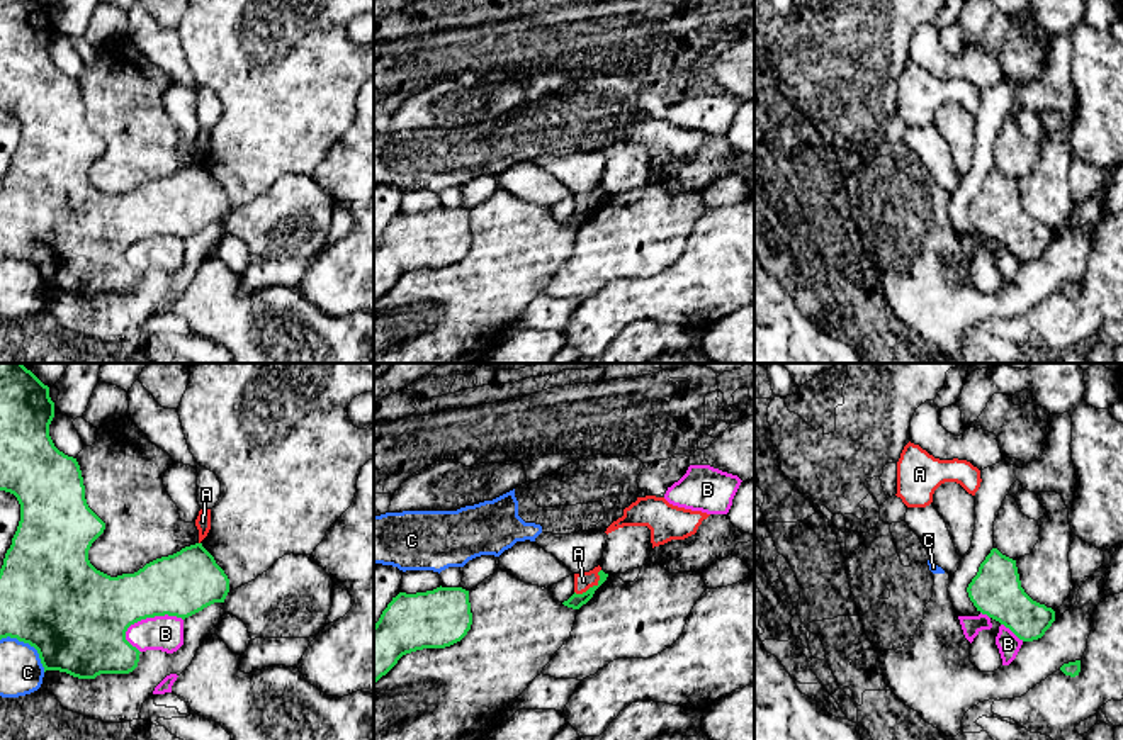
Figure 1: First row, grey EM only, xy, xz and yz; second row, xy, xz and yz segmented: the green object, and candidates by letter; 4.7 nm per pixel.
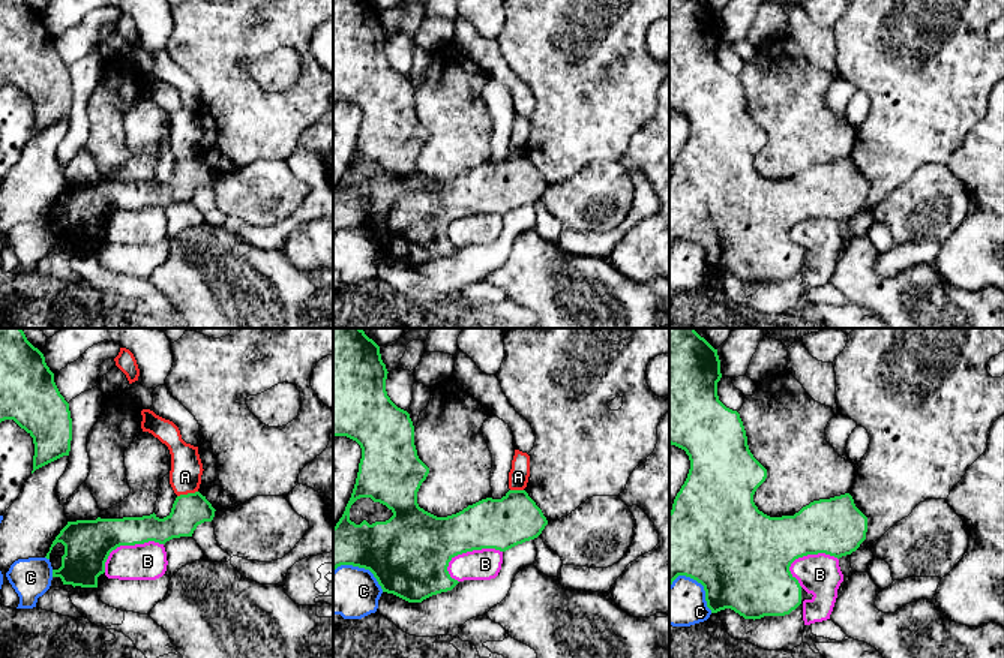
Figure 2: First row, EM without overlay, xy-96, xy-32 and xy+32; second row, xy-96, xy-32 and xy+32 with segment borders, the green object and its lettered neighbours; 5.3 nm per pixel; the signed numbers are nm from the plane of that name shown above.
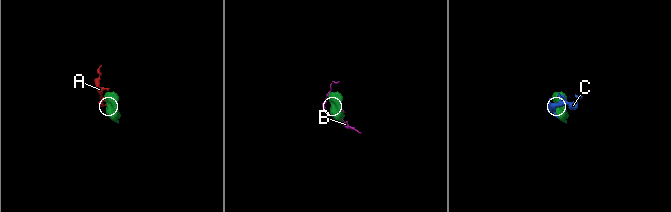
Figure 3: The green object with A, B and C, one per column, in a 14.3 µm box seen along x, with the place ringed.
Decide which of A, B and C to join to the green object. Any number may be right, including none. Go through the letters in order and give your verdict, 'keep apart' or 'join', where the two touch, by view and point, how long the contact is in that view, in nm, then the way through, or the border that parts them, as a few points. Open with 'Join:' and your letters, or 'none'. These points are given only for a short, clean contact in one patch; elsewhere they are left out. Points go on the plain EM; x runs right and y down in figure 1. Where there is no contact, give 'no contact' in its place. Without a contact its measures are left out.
Join: none
A: keep apart | xz (593, 206) | 170 nm | along xz (600, 189), (595, 204), (581, 213), (575, 213)
B: keep apart | xy (150, 236) | 300 nm
C: keep apart | xy (29, 263) | 260 nm

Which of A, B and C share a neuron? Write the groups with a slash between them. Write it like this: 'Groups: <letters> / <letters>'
Groups: A C / B

